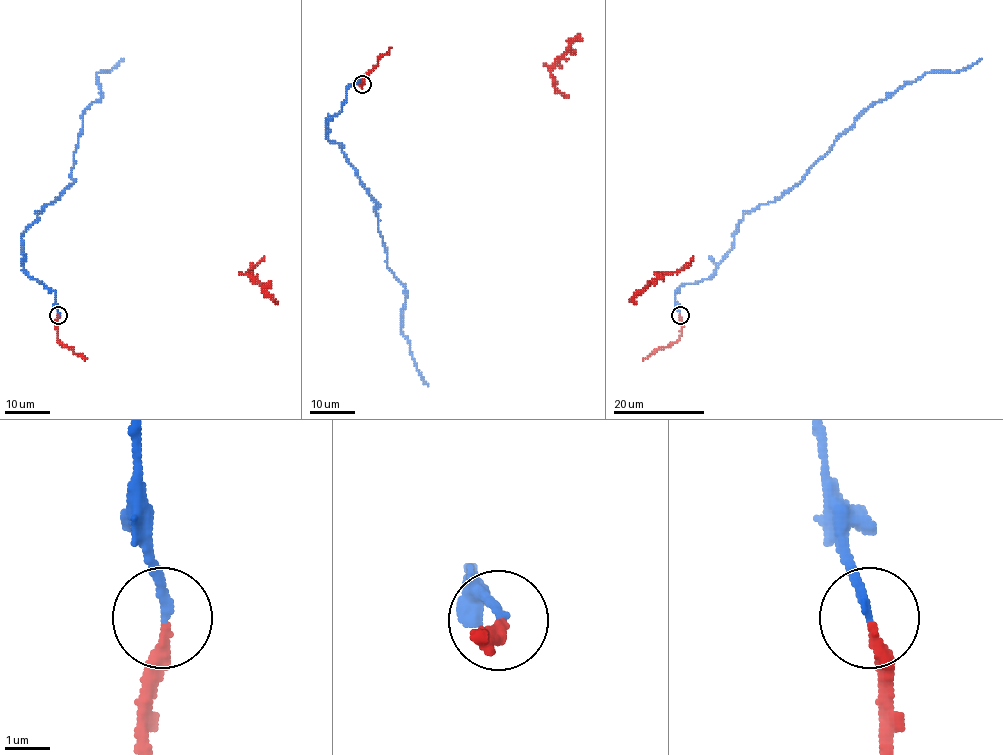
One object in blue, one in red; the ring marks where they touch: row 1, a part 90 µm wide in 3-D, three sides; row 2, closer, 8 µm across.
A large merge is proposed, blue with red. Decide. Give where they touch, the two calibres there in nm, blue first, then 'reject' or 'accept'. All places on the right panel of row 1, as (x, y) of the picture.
(680, 315) | 180/280 nm | accept

